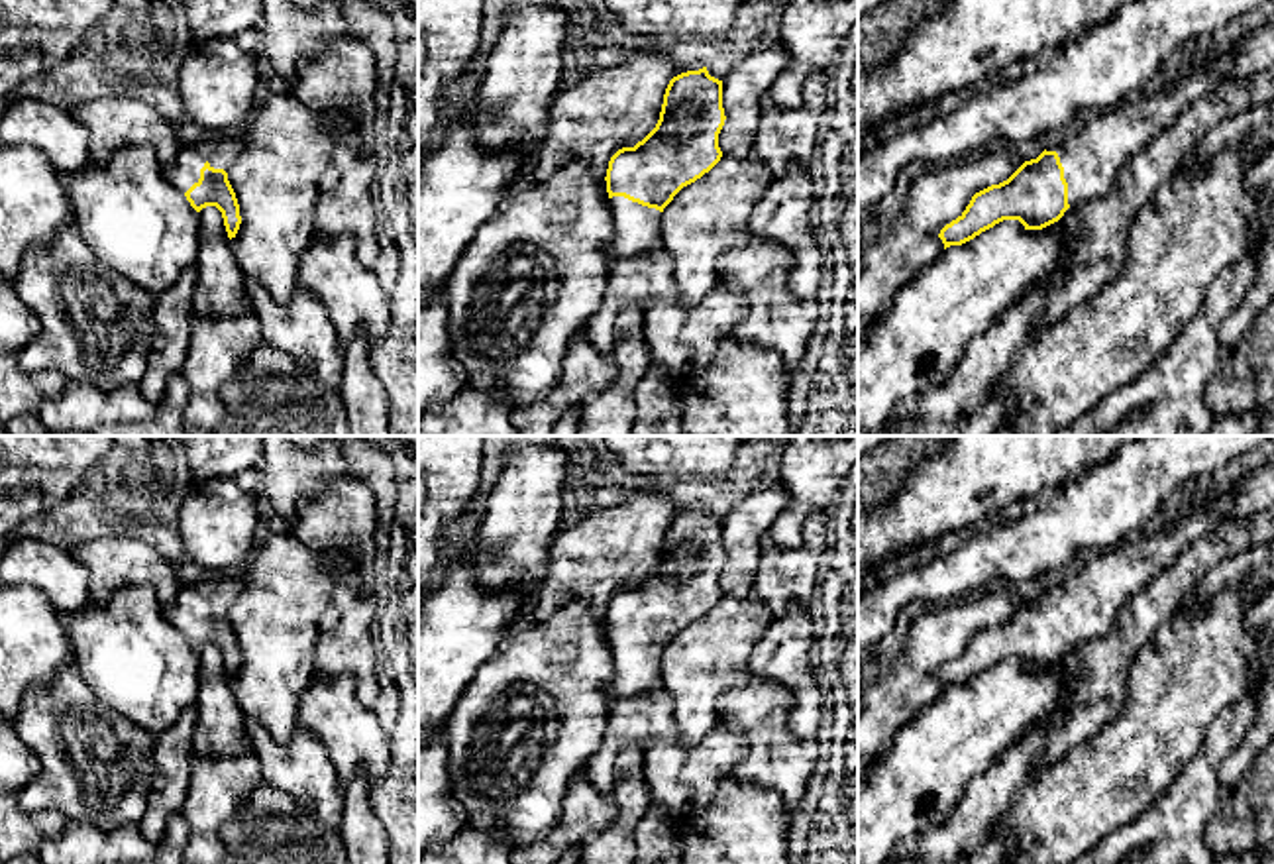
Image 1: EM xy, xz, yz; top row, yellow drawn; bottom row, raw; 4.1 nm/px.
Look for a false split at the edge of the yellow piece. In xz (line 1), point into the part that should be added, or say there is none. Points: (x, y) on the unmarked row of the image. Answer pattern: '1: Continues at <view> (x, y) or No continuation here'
1: Continues at xz (636, 668)

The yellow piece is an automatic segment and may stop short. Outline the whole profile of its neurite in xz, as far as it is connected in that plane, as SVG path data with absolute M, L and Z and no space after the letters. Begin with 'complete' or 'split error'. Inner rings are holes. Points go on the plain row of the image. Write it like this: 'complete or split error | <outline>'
split error | M707 507L669 520L656 567L609 601L605 621L614 679L605 695L610 703L664 685L662 652L683 626L720 601L724 560L722 520Z

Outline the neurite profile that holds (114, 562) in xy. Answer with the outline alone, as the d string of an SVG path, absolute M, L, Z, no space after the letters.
M106 536L77 544L69 550L90 577L92 599L106 603L118 591L145 585L155 591L163 607L171 605L181 589L171 562L139 538Z

